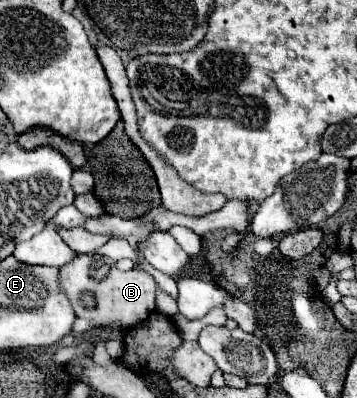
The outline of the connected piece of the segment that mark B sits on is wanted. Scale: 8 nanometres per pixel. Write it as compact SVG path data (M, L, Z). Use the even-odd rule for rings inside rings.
M80 254L80 258L74 258L74 262L60 268L60 282L66 290L76 316L92 320L96 326L132 326L134 318L144 320L154 312L156 304L156 292L160 290L158 282L152 274L132 268L128 272L122 272L116 268L114 260L104 258L100 254ZM102 268L108 272L102 278Z

